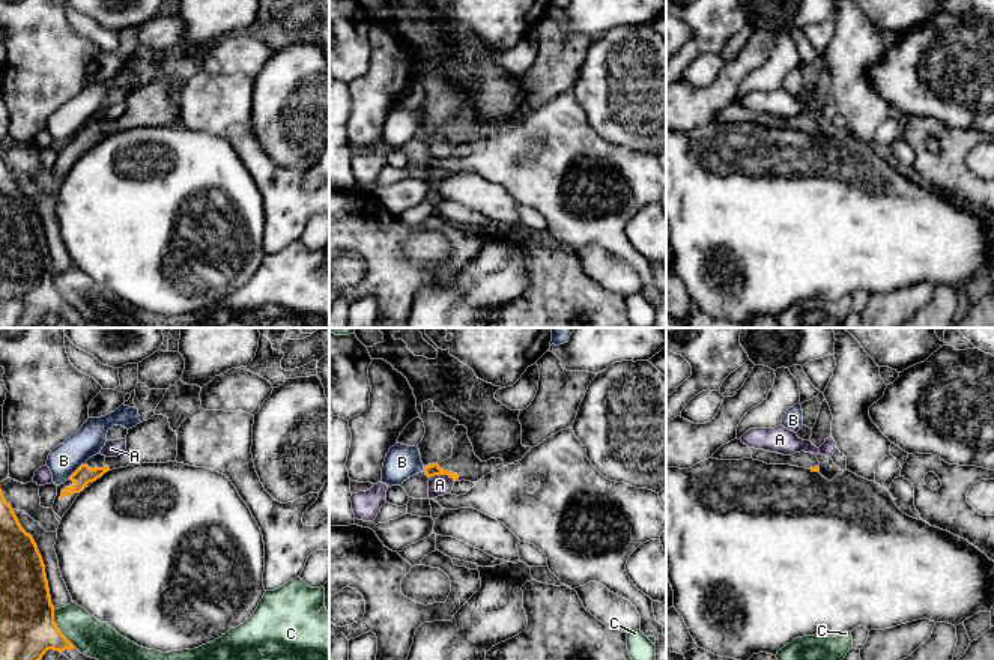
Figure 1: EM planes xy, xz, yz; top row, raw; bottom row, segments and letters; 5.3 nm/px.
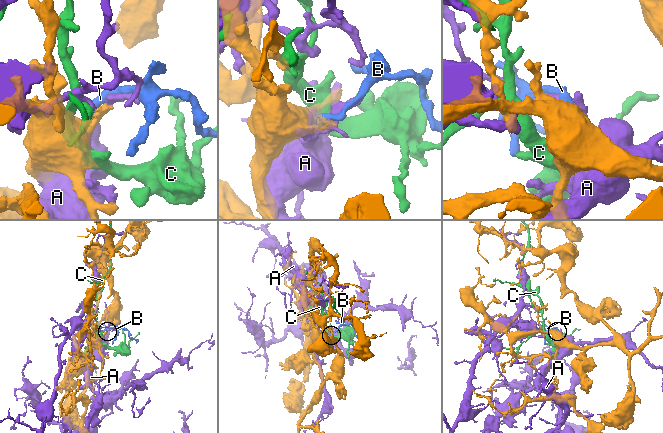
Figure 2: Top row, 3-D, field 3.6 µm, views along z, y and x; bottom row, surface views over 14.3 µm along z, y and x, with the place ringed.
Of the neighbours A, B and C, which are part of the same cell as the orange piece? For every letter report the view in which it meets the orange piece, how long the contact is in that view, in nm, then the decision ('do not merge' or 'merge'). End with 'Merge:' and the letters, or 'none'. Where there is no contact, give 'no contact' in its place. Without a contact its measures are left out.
A: xz | 150 nm | do not merge
B: xy | 130 nm | do not merge
C: xy | 240 nm | do not merge
Merge: none

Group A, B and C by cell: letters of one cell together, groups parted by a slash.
A / B / C

